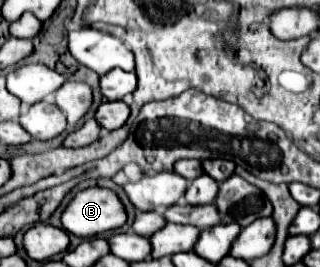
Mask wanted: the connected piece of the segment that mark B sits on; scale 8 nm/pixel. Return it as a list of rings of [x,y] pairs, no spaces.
[[[95,186],[77,192],[67,204],[61,220],[67,232],[81,238],[91,238],[123,226],[127,222],[127,212],[113,190]]]

